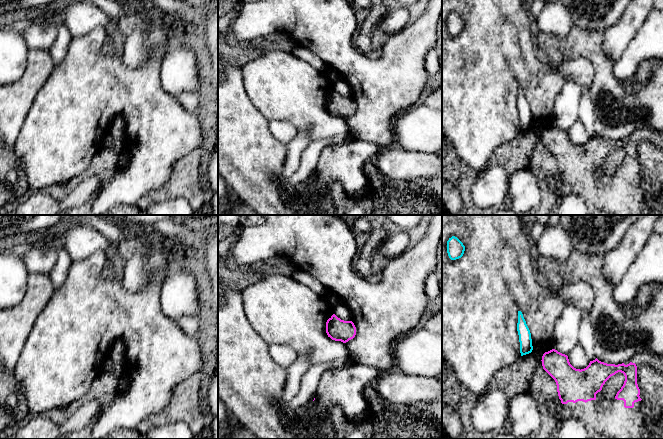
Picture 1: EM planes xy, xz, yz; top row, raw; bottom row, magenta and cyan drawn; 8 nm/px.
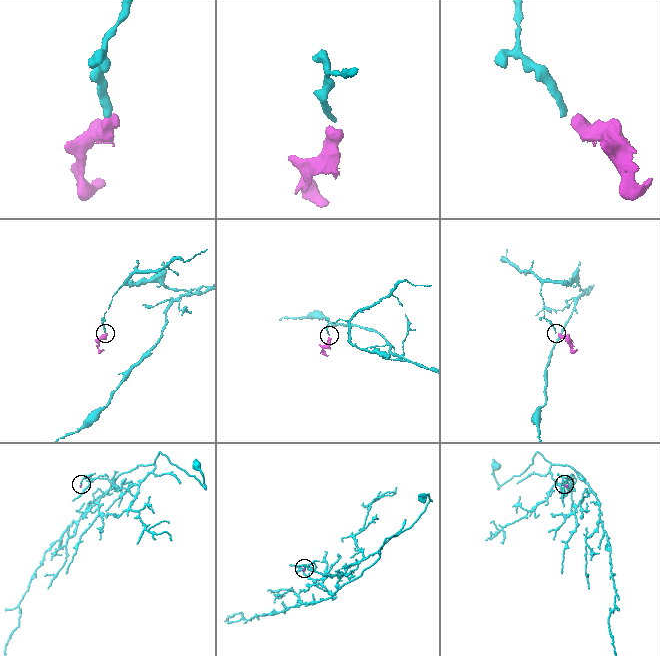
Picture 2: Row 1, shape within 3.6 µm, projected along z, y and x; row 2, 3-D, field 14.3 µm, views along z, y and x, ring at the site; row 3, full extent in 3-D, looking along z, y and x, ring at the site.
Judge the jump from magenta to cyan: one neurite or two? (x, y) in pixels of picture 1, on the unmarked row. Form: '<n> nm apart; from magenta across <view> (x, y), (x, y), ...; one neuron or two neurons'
100 nm apart; from magenta across yz (543, 130), (532, 125); two neurons

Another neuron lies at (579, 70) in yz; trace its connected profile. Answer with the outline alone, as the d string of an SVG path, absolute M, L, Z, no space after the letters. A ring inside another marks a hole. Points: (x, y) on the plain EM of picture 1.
M565 57L557 61L552 59L547 65L551 69L557 69L566 81L572 81L582 88L590 87L595 77L594 67L583 57Z

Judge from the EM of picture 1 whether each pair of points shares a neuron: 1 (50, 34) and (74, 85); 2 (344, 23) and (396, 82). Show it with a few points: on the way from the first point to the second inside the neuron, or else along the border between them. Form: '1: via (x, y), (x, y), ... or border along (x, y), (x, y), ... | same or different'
1: border along (29, 48), (46, 49), (48, 51) | different
2: via (344, 42), (344, 47), (377, 80) | same

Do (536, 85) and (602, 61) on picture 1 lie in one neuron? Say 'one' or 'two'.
one

